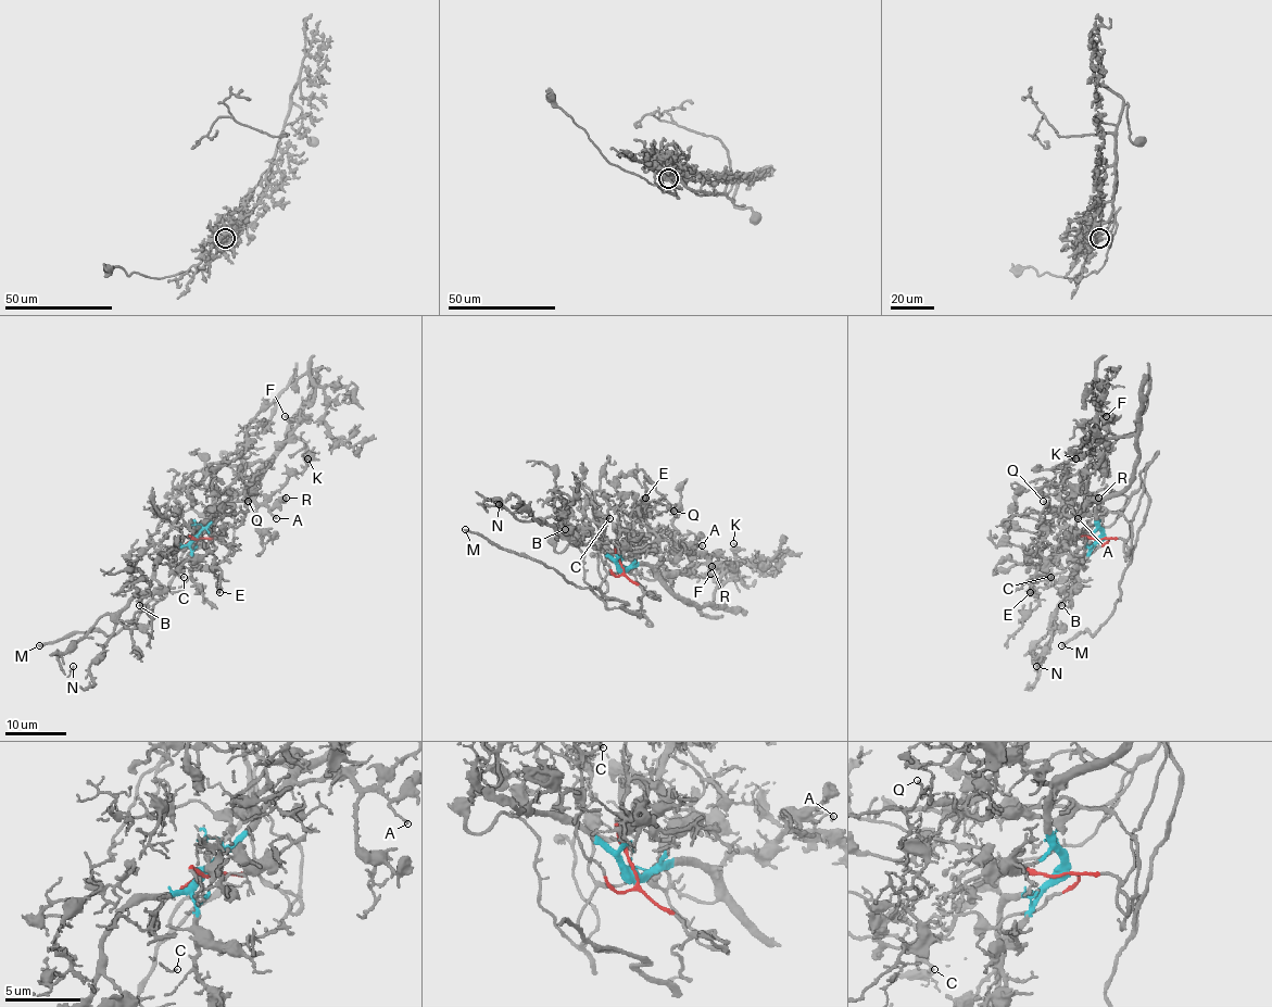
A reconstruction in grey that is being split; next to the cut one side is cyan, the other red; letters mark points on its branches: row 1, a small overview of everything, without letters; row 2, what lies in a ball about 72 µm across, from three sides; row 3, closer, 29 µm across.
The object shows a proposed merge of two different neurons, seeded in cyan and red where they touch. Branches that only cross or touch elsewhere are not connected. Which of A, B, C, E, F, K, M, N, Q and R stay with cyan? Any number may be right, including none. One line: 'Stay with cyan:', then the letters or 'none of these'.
Stay with cyan: A, B, F, K, N, R

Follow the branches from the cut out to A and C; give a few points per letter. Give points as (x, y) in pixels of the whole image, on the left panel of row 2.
A: (197, 538), (217, 514), (237, 500), (254, 499), (277, 518)
C: (197, 538), (174, 555), (175, 564), (171, 568), (184, 576)

